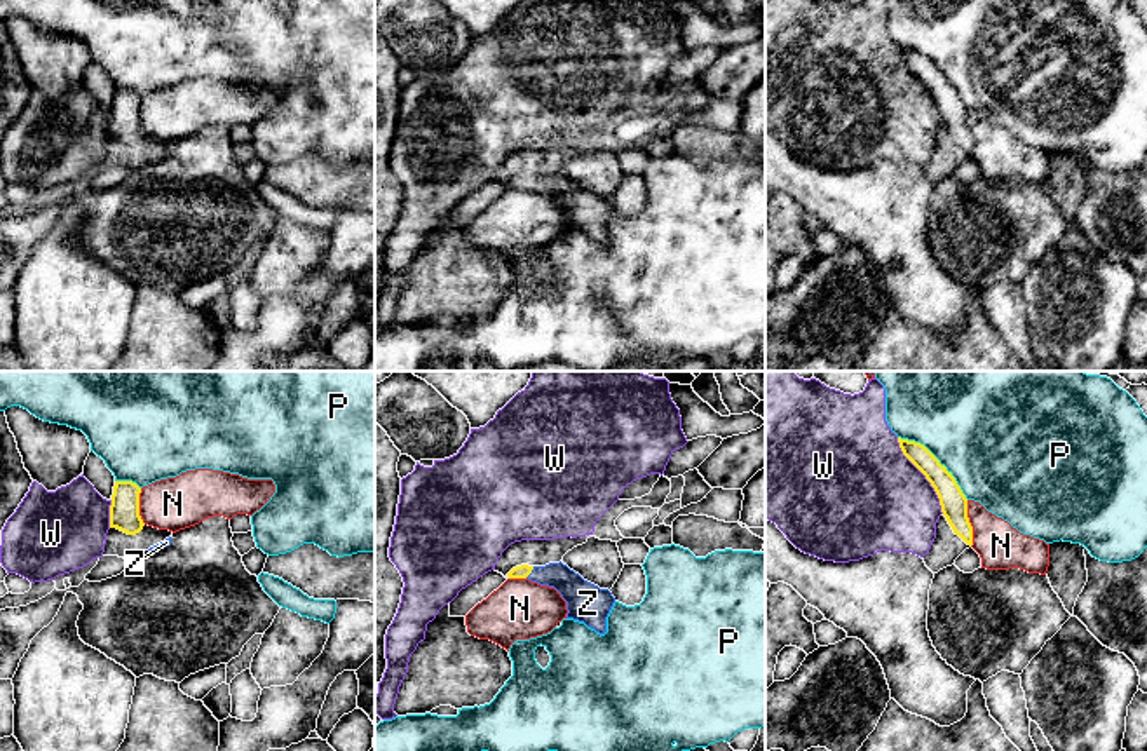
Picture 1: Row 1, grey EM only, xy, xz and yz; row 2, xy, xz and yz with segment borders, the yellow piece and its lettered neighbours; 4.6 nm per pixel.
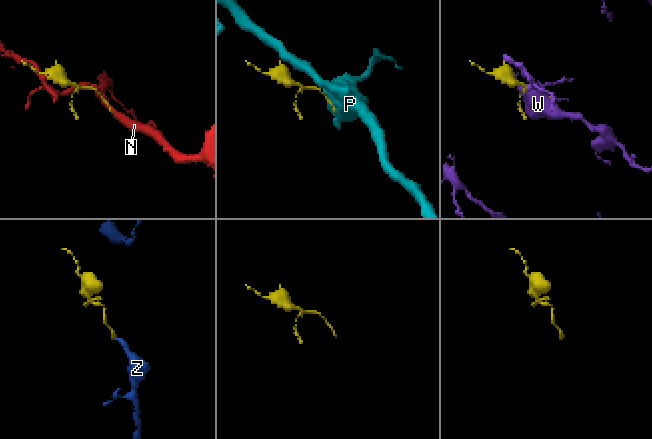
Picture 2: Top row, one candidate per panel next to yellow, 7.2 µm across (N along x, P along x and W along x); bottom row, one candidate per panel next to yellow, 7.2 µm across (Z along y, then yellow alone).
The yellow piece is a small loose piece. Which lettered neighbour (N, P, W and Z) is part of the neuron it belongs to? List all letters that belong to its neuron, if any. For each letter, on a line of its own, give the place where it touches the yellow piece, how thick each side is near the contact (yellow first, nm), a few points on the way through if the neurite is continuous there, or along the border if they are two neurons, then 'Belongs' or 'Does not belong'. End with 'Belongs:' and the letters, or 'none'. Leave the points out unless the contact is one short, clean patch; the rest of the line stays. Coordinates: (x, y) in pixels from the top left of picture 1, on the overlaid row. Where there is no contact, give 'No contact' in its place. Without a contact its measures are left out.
N: Touches yellow at yz (970, 523). Thickness 130 nm (yellow) against 200 nm. Does not belong
P: Touches yellow at yz (938, 460). Thickness 130 nm (yellow) against 500 nm. Does not belong
W: Touches yellow at yz (924, 474). Thickness 130 nm (yellow) against 460 nm. Does not belong
Z: Touches yellow at xz (530, 572). Thickness 60 nm (yellow) against 140 nm. Path across: xz (520, 572), (530, 572), (558, 575), (579, 595). Belongs
Belongs: Z

